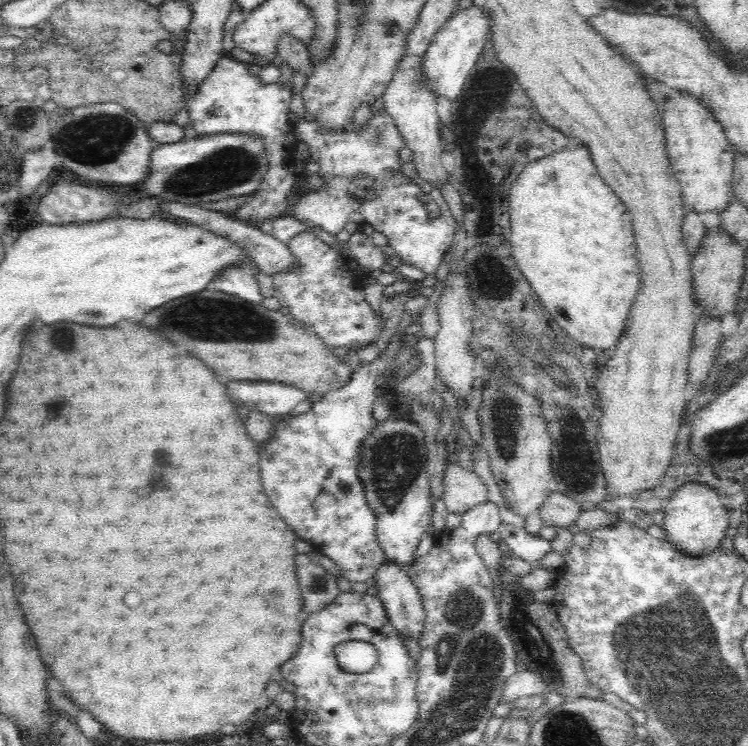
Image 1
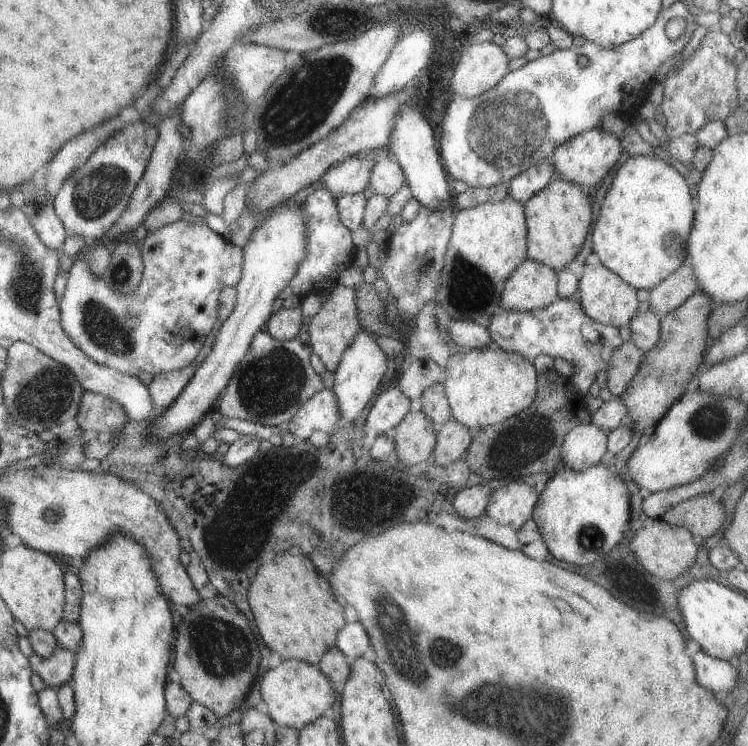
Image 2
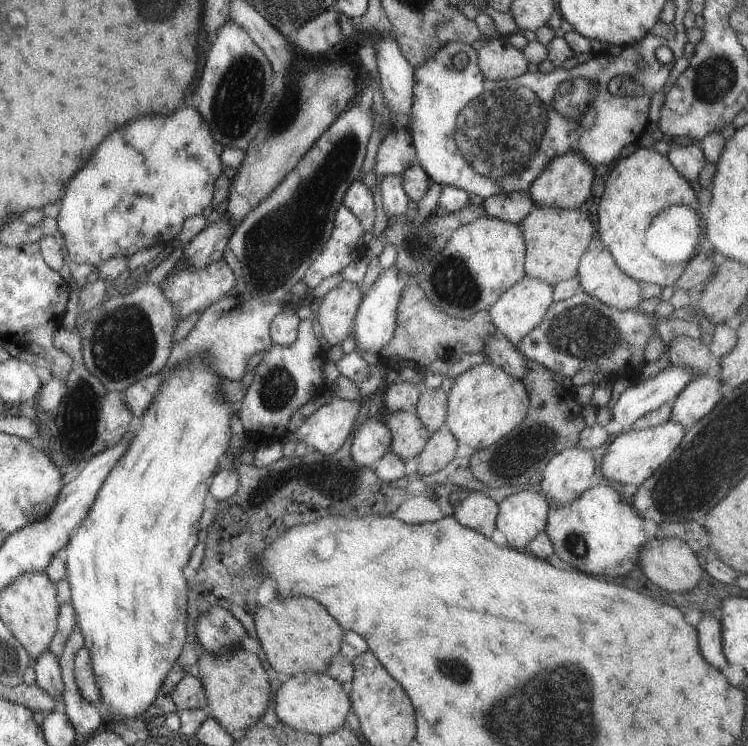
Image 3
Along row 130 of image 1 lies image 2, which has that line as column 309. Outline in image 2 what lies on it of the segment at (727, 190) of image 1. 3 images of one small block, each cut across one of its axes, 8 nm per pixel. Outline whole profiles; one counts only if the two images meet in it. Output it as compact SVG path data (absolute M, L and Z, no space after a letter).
M283 659L275 668L268 669L259 681L259 692L266 715L279 727L287 727L299 730L302 726L313 722L323 714L333 713L336 707L337 697L331 689L331 684L320 673L316 665L310 665L299 659Z

